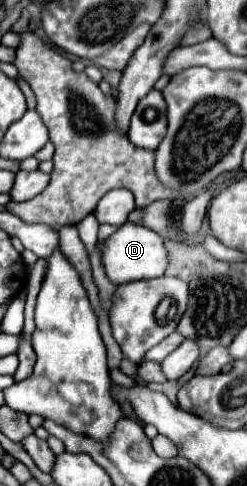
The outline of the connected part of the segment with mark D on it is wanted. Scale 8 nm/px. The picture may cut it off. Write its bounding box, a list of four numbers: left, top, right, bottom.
[103,223,167,283]

